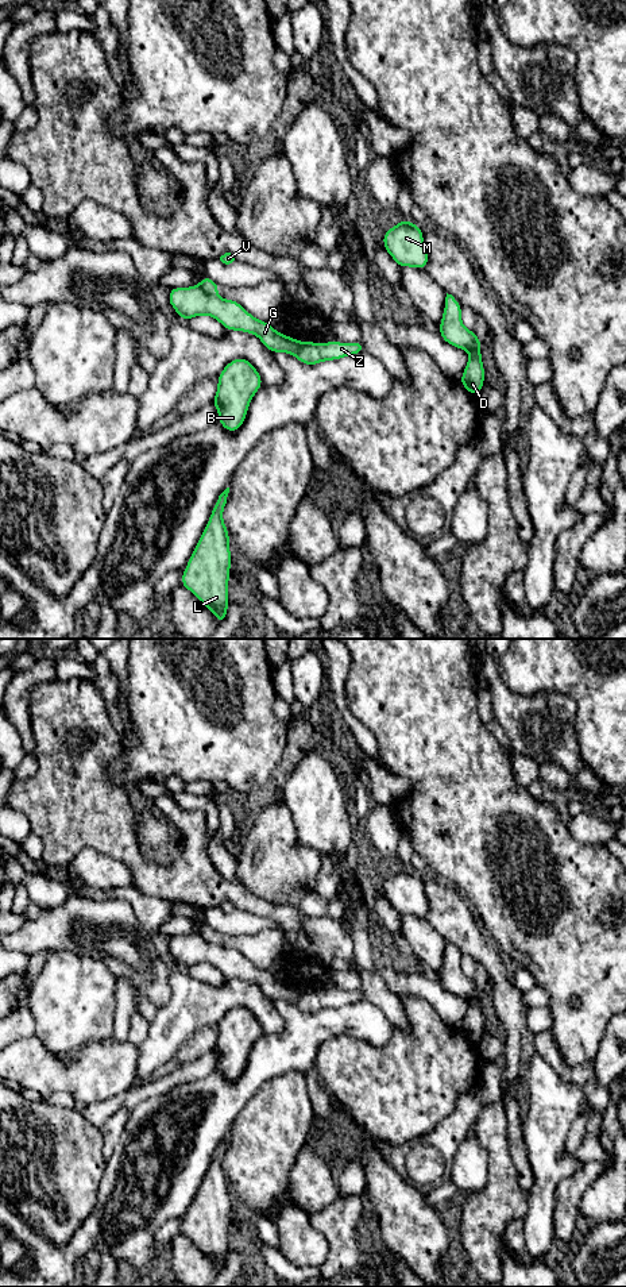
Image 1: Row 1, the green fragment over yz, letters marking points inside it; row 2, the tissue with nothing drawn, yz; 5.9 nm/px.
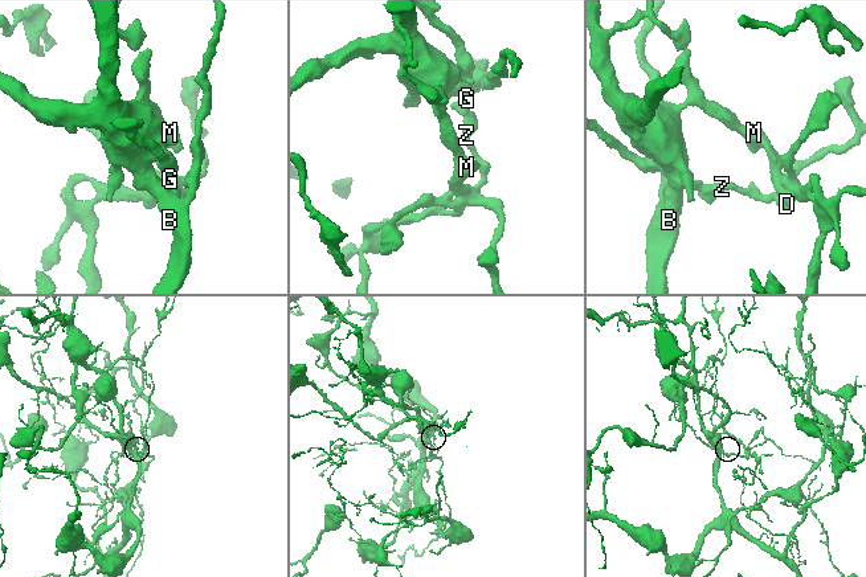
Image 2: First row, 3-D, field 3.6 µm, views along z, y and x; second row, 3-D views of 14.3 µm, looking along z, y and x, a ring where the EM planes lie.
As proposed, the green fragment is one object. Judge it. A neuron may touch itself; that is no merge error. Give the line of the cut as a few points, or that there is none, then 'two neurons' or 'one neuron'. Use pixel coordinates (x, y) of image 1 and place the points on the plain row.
yz (197, 933), (213, 944) | two neurons

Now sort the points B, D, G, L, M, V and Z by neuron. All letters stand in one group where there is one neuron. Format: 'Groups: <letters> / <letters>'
Groups: B D L M V Z / G

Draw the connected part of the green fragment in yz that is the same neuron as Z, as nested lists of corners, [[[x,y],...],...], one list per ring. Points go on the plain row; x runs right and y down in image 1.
[[[362,989],[355,991],[341,991],[341,990],[301,990],[300,997],[294,1005],[304,1013],[312,1014],[324,1009],[336,1009],[344,1005],[364,1001]]]

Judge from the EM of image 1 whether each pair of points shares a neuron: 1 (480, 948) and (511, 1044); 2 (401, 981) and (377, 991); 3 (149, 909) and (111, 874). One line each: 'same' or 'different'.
1: same
2: different
3: different

